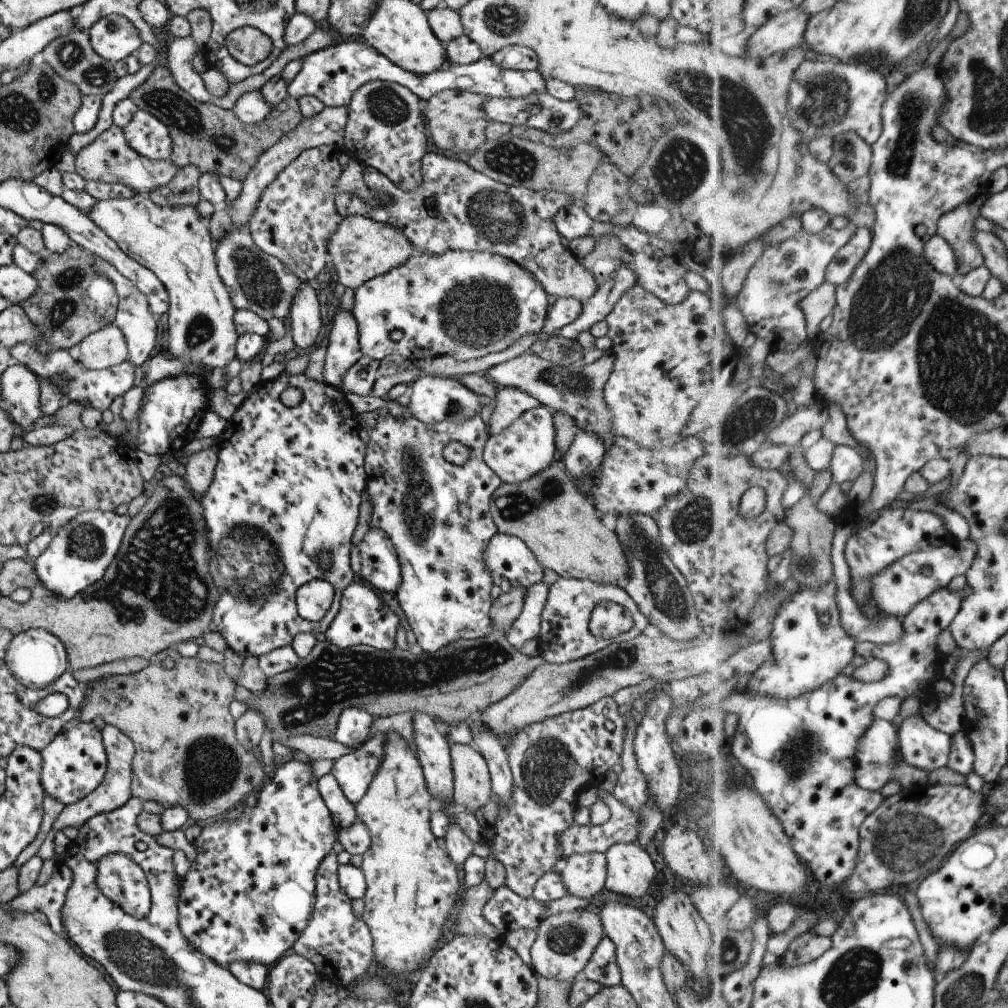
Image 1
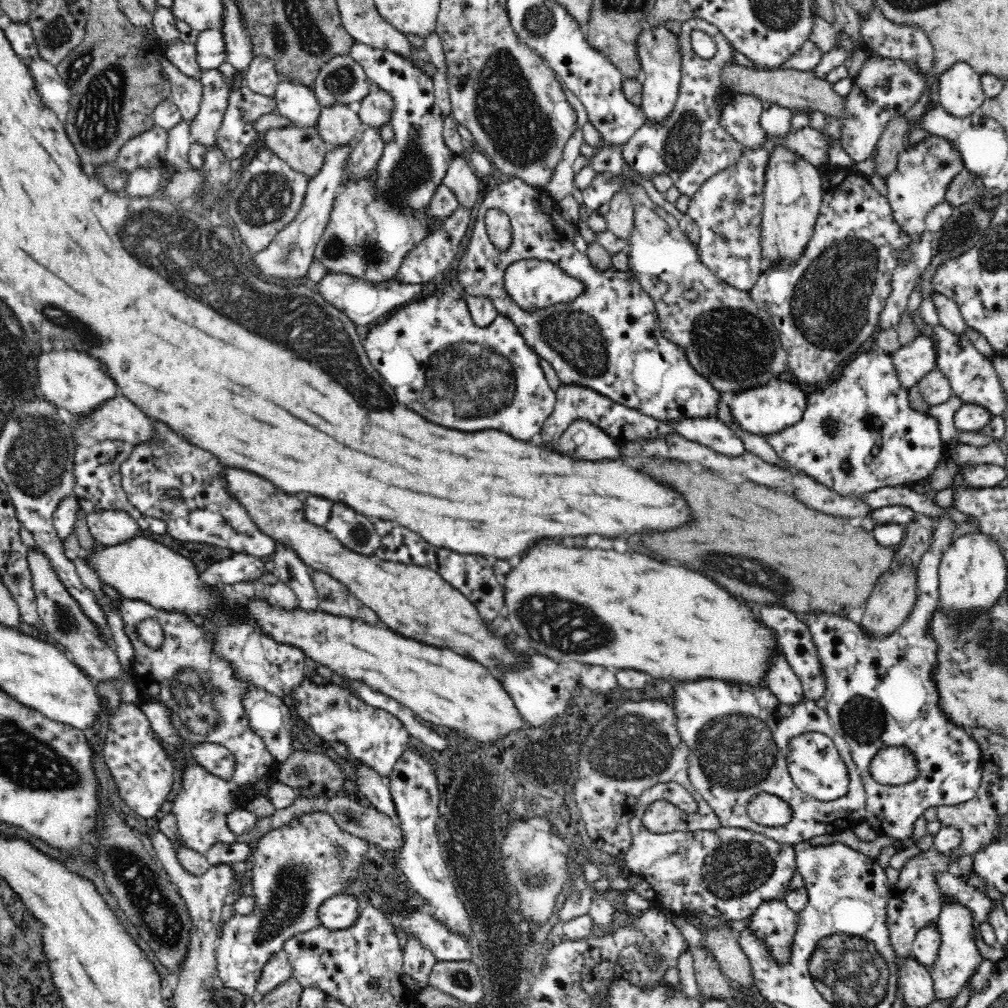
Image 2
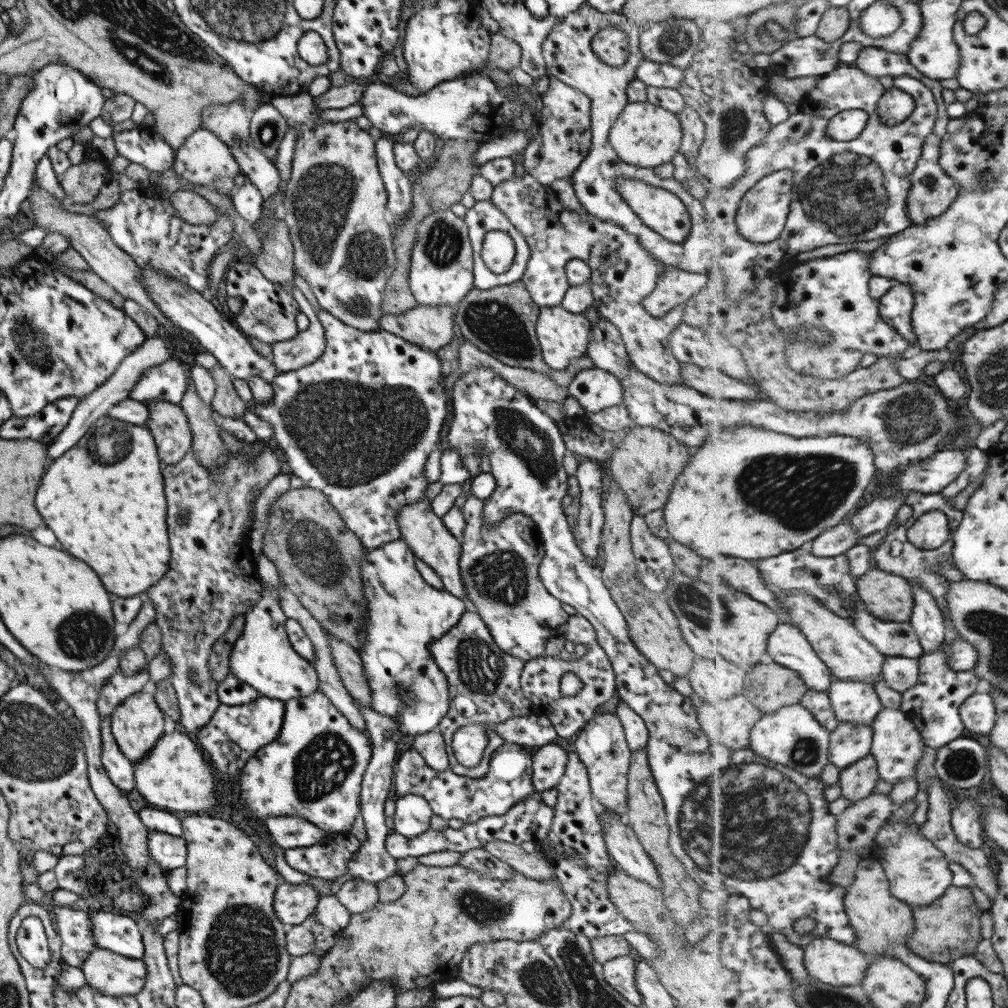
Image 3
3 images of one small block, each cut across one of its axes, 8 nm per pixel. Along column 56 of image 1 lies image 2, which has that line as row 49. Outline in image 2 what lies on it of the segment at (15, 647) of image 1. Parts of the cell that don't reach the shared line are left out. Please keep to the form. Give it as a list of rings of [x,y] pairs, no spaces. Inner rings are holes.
[[[648,27],[640,33],[637,41],[638,56],[641,62],[641,70],[644,72],[644,82],[641,98],[641,109],[645,121],[661,125],[675,109],[679,86],[682,80],[680,68],[680,47],[677,36],[660,28]]]

